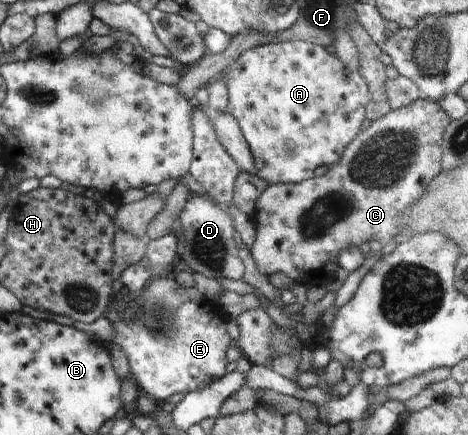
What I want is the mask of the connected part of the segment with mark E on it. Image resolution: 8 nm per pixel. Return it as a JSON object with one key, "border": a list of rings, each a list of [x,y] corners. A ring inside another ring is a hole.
{"border":[[[204,299],[184,301],[169,316],[172,339],[166,339],[164,331],[156,335],[150,333],[150,329],[142,323],[142,311],[138,307],[130,320],[112,323],[115,334],[111,343],[125,354],[130,377],[140,393],[162,404],[173,395],[194,393],[228,374],[226,352],[234,342],[226,330],[227,320],[228,316],[221,309]]]}

